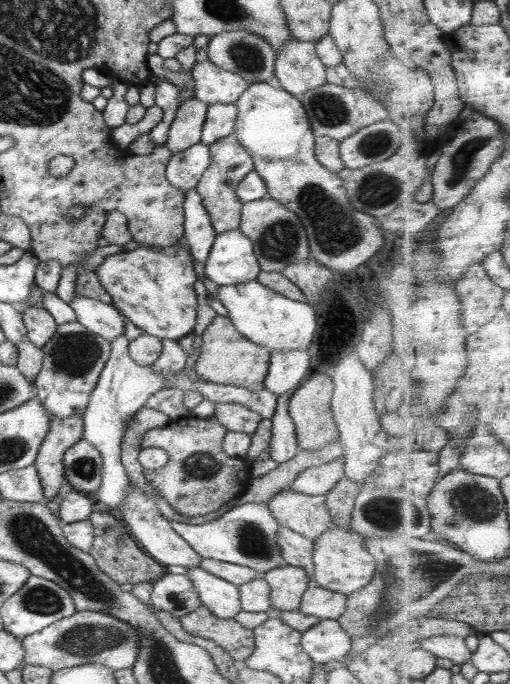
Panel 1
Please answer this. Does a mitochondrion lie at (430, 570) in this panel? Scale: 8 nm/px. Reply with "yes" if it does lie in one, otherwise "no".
yes

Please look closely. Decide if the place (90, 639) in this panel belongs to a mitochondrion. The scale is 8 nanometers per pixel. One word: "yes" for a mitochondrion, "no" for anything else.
yes

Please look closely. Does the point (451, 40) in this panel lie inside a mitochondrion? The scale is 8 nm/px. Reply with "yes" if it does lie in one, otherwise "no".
no

